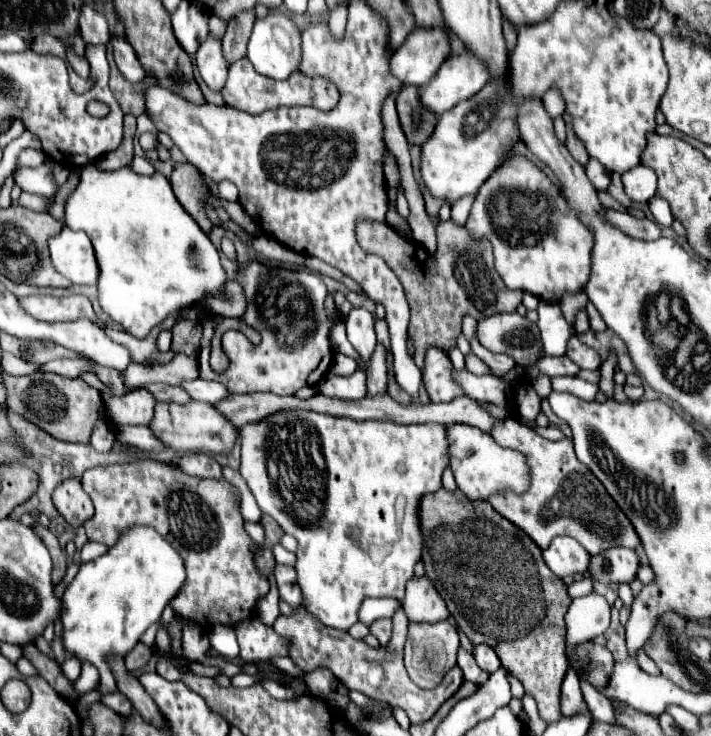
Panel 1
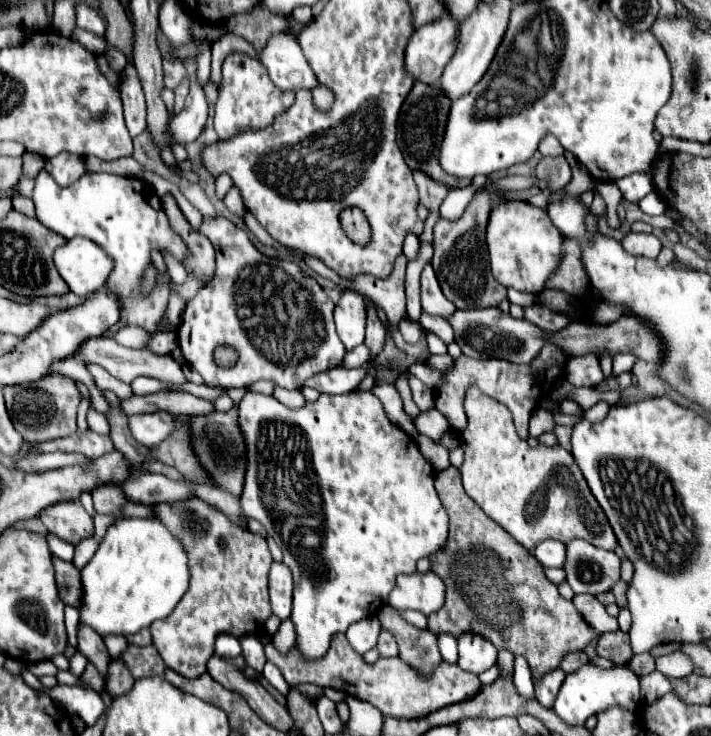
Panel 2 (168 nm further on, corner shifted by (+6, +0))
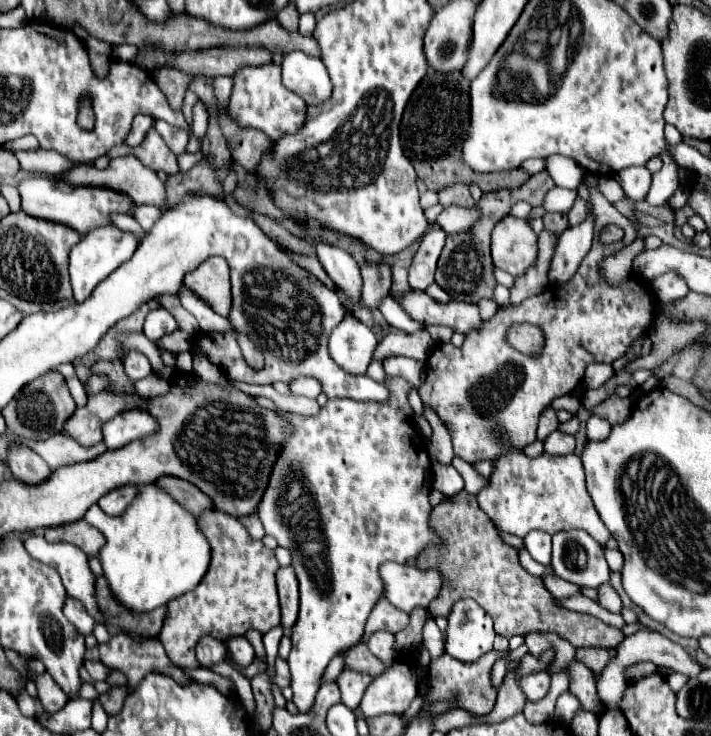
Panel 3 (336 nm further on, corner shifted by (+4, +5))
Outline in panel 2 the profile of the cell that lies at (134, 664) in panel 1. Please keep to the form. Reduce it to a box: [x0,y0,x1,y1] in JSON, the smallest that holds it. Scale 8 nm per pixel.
[104,658,134,698]

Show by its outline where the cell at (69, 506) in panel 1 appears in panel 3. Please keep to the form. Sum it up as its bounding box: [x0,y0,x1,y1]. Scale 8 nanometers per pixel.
[46,521,106,557]

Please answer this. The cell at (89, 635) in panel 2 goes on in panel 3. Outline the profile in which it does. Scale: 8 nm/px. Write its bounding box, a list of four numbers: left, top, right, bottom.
[62,595,96,635]

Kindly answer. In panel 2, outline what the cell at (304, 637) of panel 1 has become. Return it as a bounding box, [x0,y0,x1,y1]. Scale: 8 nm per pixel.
[264,634,480,718]

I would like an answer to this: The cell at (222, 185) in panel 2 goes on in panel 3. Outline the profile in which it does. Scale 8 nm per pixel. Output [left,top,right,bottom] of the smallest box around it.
[214,77,232,101]

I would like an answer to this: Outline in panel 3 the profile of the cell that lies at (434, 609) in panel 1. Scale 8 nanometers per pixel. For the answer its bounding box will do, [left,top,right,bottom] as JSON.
[378,563,440,613]

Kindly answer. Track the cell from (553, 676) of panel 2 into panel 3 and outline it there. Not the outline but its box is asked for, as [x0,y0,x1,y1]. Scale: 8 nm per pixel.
[516,673,550,701]

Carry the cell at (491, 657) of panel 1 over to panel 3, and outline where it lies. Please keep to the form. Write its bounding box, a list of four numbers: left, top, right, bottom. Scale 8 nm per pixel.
[446,599,494,663]

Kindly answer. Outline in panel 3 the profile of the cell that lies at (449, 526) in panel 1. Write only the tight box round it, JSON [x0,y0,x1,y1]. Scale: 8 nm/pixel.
[416,491,624,649]

